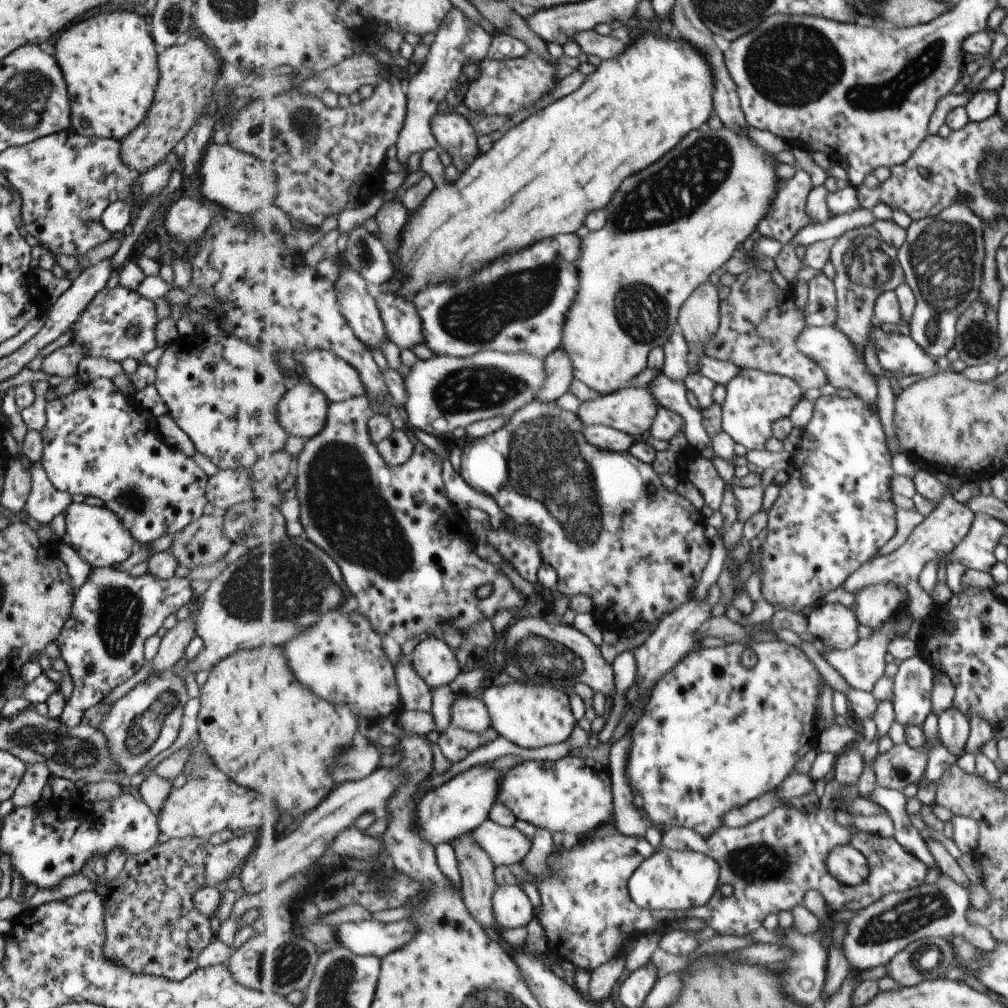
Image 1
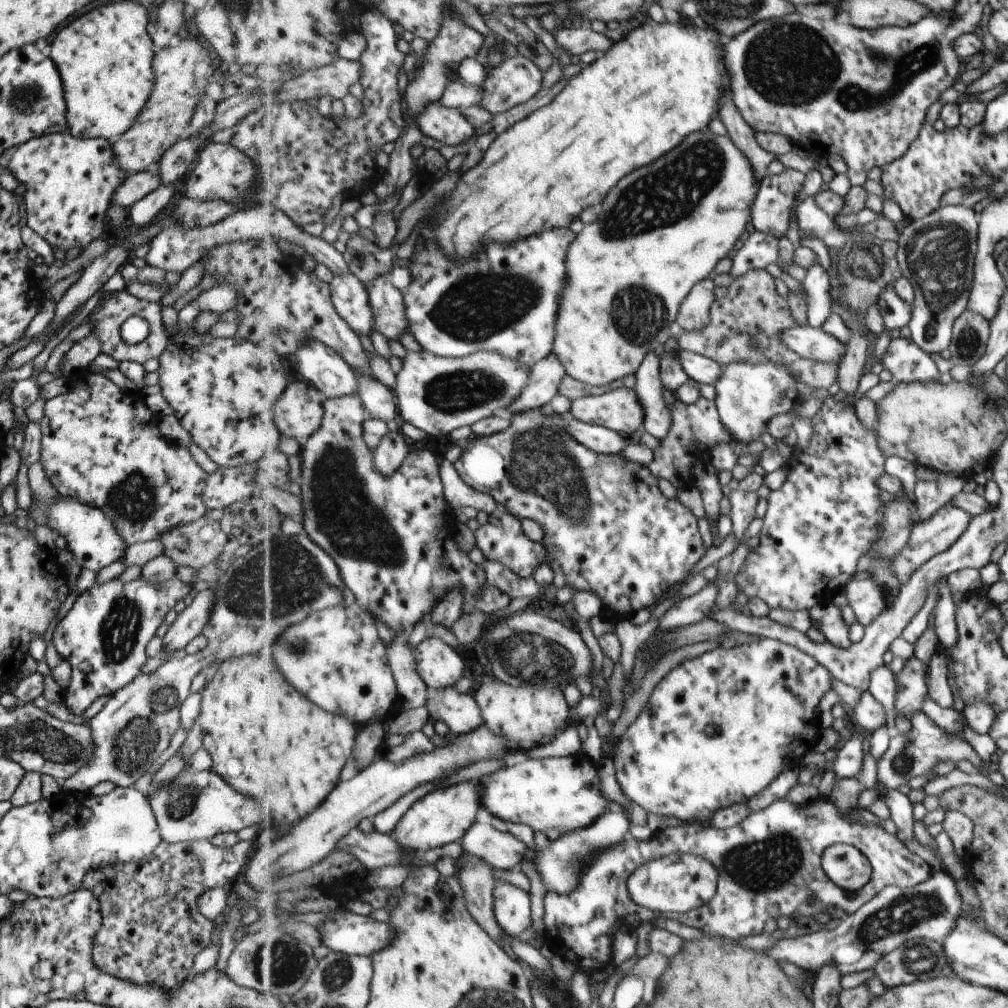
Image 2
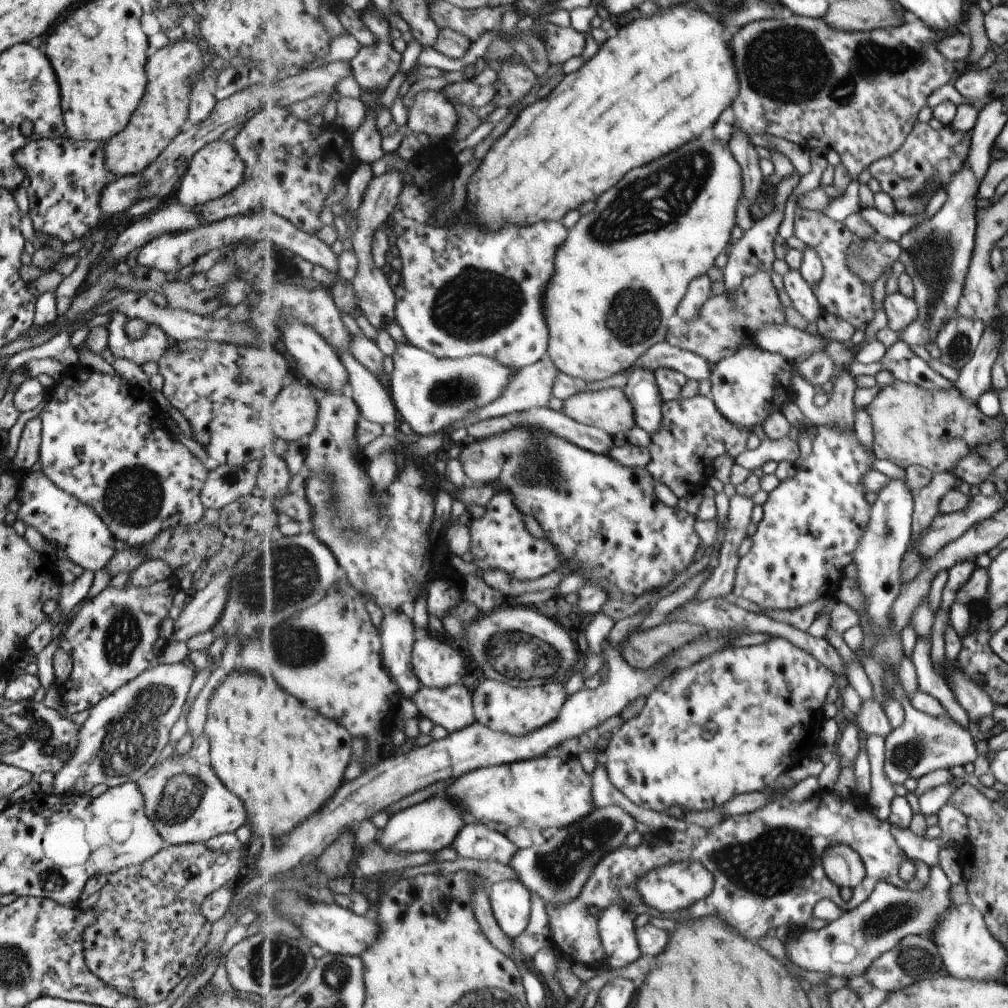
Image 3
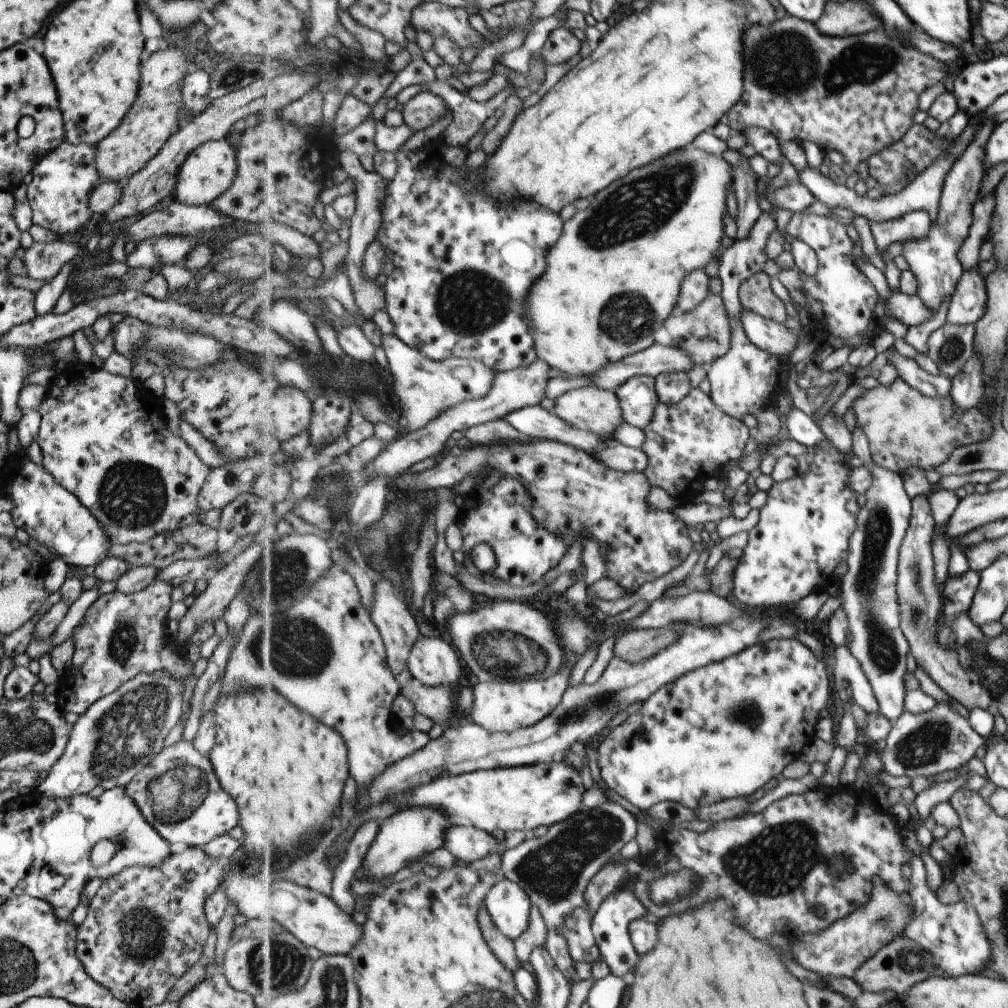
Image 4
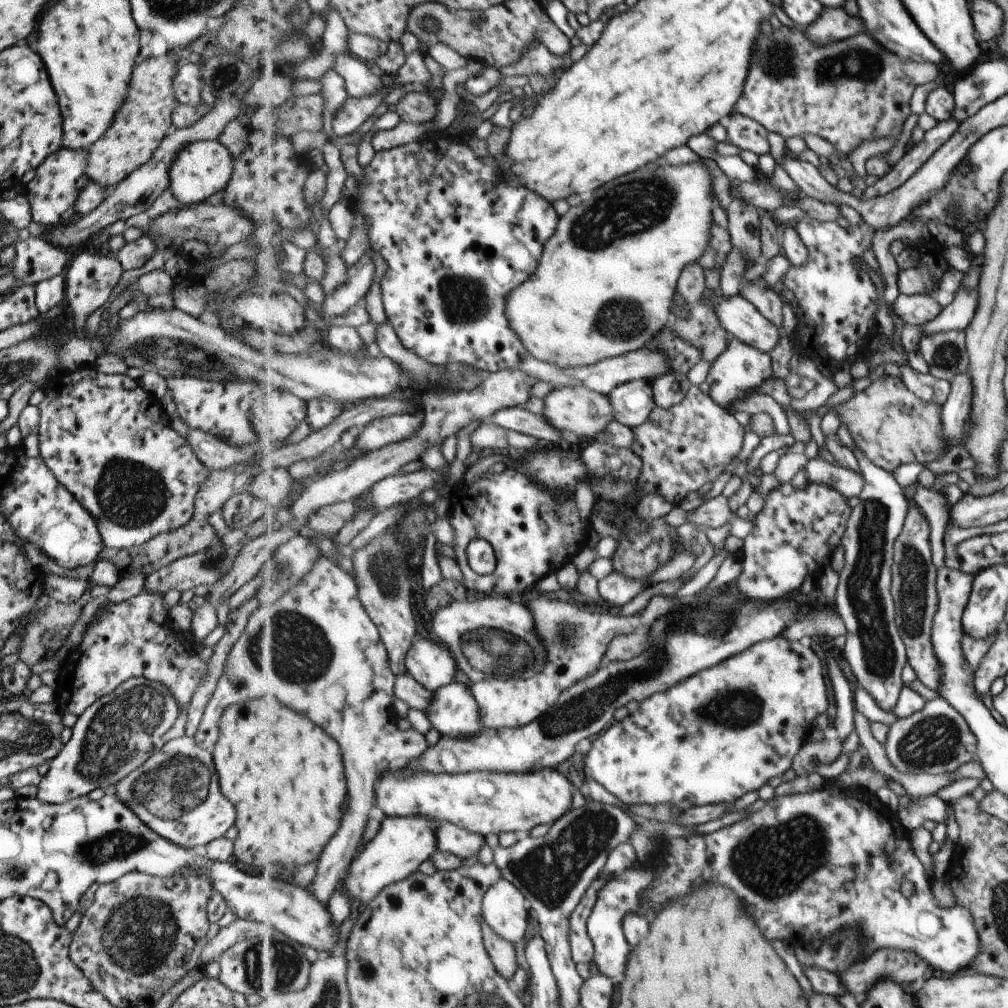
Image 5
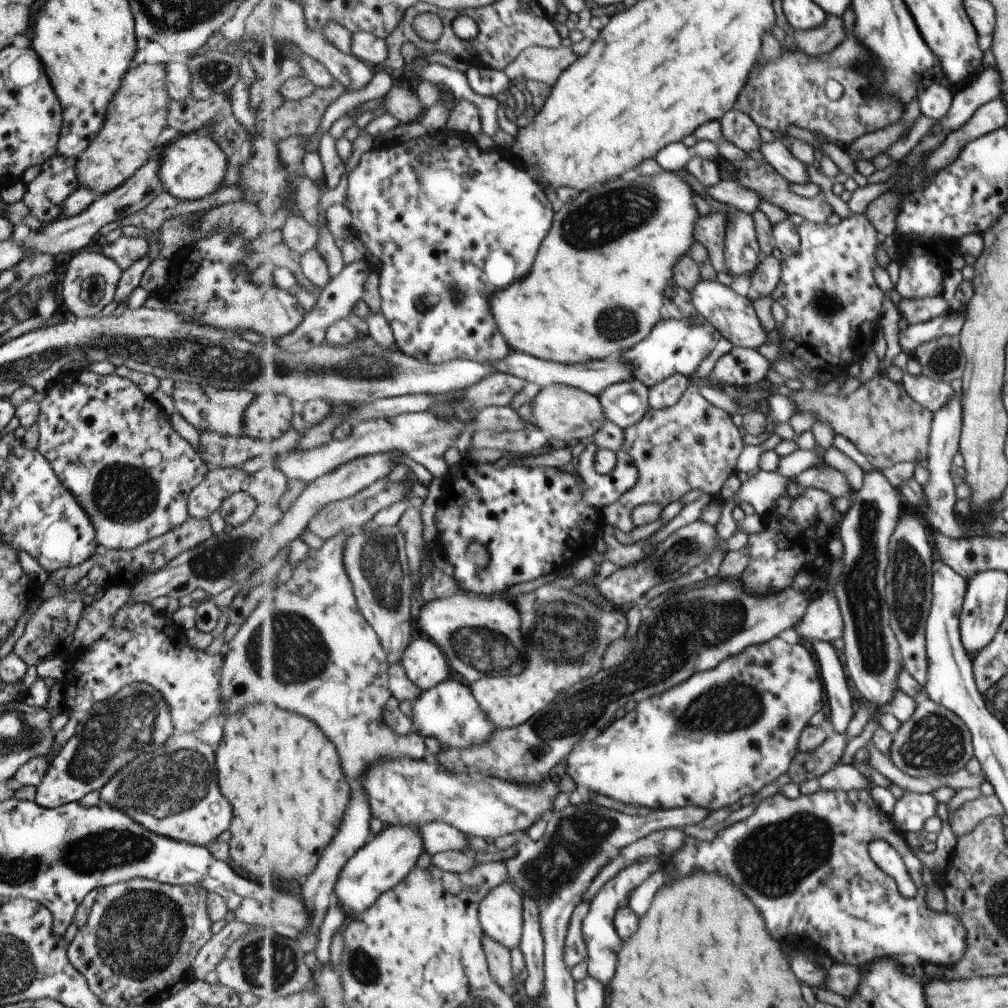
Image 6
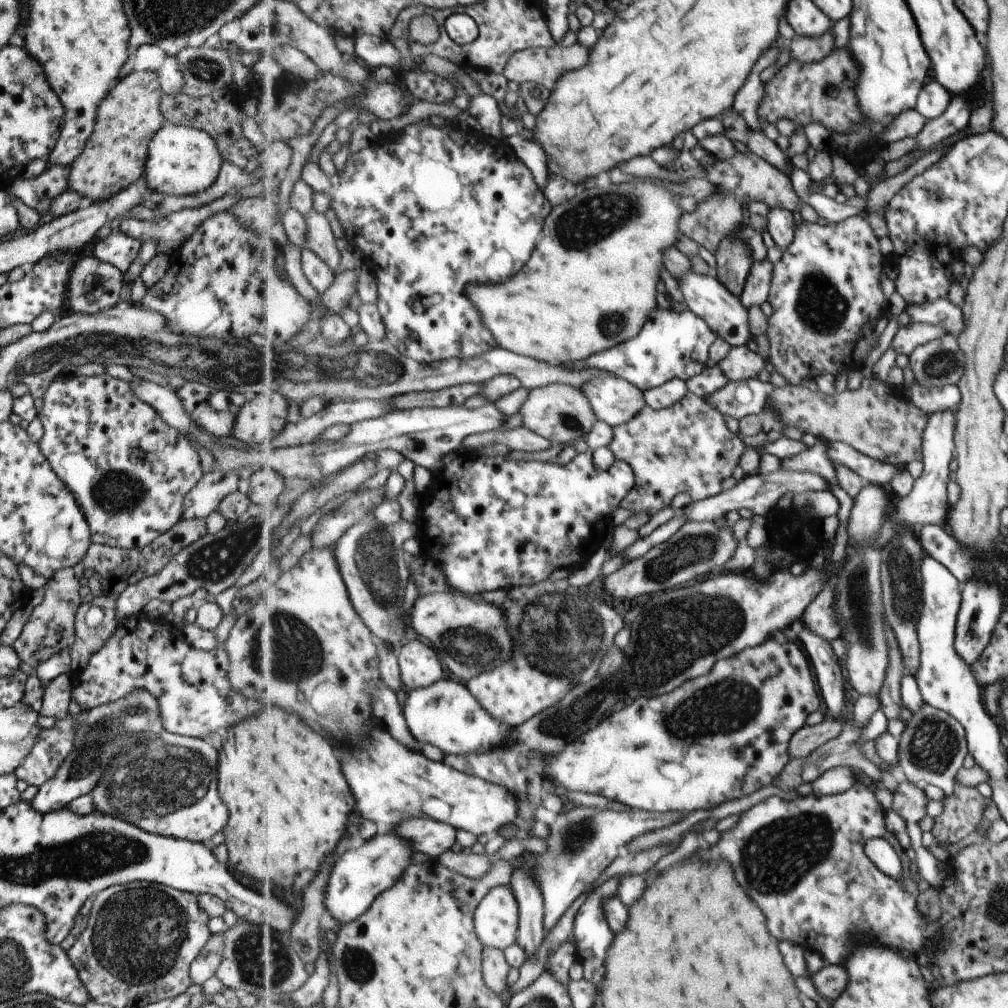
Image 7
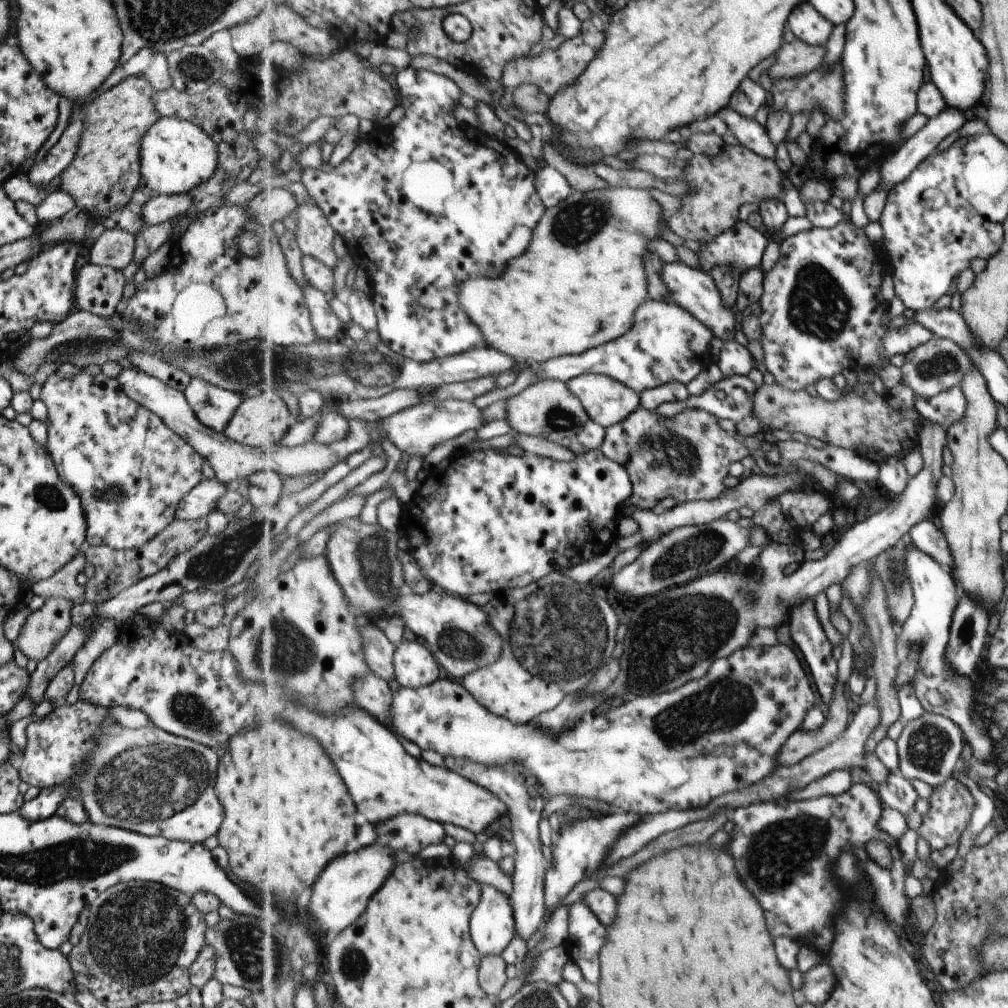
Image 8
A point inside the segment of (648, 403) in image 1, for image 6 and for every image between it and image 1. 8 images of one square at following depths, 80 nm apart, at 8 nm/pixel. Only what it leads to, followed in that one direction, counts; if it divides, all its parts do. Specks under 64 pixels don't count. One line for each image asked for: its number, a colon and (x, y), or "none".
2: (620, 409)
3: (612, 410)
4: (599, 411)
5: (580, 413)
6: (567, 414)

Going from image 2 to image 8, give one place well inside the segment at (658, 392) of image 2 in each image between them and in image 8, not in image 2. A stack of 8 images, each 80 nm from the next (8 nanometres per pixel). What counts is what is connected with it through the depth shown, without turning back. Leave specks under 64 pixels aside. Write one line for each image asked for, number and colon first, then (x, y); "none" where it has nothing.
3: (643, 389)
4: (638, 397)
5: (633, 402)
6: (626, 403)
7: (616, 400)
8: (608, 401)

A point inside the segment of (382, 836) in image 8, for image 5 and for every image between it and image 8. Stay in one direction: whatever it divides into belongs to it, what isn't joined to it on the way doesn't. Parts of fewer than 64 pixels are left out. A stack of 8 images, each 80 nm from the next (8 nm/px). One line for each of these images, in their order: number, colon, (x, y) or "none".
5: (452, 838)
6: (439, 837)
7: (432, 837)

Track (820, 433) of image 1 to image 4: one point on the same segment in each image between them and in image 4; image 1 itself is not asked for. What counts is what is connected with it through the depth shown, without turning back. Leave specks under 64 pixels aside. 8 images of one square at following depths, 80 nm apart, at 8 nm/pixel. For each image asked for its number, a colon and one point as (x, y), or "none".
2: (827, 515)
3: (813, 522)
4: (803, 534)

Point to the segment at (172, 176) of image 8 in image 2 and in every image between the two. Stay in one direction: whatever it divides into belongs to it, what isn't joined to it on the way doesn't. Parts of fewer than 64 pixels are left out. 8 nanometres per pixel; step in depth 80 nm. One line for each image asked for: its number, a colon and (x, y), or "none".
2: (221, 172)
3: (215, 169)
4: (209, 169)
5: (200, 169)
6: (190, 165)
7: (180, 161)

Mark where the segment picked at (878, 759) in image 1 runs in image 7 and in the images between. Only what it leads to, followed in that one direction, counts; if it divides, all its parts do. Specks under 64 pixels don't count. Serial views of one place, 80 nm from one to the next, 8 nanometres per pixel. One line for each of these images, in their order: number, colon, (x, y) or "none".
2: (909, 756)
3: (924, 743)
4: (925, 744)
5: (934, 741)
6: (934, 741)
7: (932, 746)

